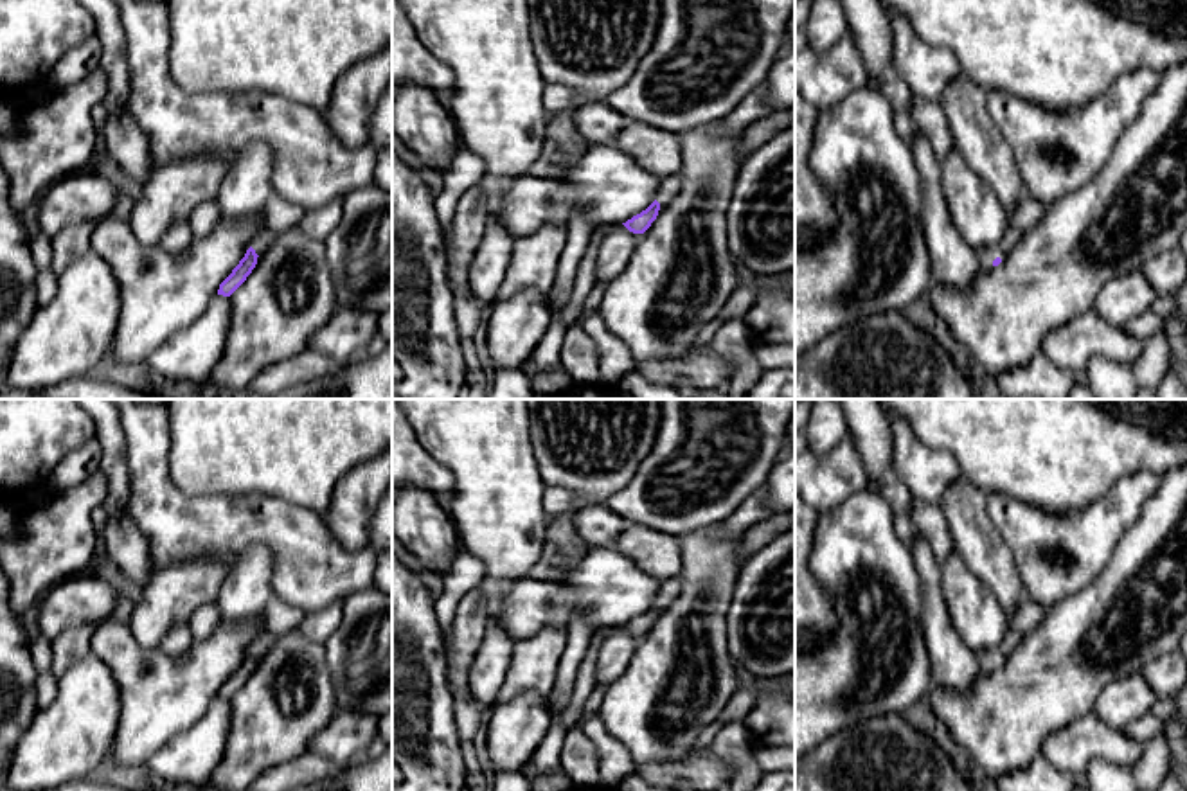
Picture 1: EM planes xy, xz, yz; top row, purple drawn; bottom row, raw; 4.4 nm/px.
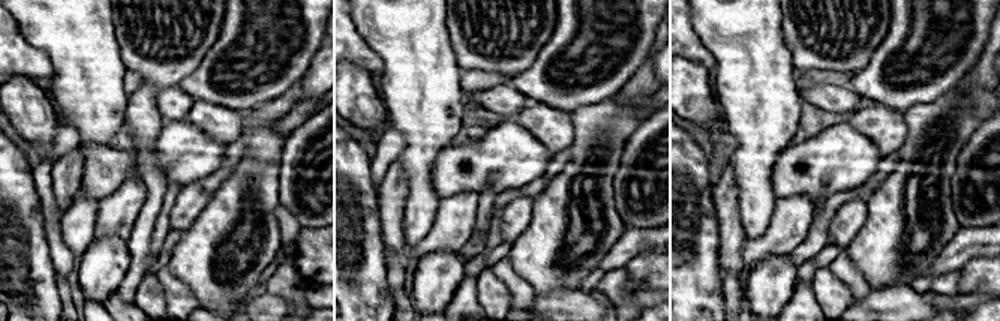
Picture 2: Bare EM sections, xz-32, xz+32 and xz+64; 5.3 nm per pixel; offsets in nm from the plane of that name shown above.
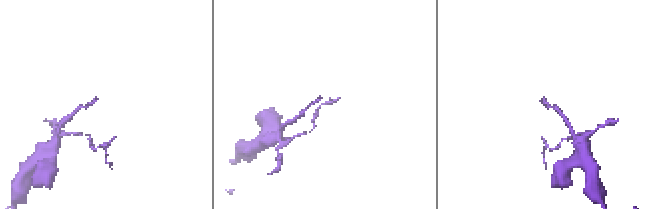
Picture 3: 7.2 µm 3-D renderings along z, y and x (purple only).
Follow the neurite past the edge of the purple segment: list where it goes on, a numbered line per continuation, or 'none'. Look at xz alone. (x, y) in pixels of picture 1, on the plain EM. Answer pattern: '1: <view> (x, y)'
1: xz (668, 590)

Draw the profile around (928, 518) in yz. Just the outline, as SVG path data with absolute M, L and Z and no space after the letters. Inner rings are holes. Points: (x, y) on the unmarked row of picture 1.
M912 498L908 516L919 532L930 539L935 559L942 564L955 550L955 543L950 536L941 505Z

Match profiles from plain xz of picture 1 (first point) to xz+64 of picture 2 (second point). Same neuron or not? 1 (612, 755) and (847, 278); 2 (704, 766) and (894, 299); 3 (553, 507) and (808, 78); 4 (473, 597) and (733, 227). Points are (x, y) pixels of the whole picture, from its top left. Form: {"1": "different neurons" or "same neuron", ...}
{"1": "same neuron", "2": "same neuron", "3": "same neuron", "4": "same neuron"}

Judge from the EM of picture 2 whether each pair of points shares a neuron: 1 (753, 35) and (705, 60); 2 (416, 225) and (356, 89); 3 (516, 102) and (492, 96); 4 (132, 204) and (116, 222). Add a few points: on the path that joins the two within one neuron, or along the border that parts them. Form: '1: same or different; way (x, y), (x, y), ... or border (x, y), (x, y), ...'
1: different; border (693, 26), (693, 30), (715, 60), (712, 72)
2: different; border (378, 90), (387, 111), (389, 125)
3: same; way (510, 102), (498, 99)
4: same; way (128, 209), (119, 218)

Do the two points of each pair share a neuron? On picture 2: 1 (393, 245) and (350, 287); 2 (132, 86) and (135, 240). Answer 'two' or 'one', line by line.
1: two
2: two

